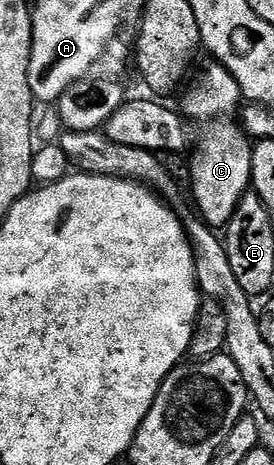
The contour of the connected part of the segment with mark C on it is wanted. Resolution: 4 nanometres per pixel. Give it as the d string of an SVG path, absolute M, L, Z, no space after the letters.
M207 58L197 68L190 73L189 83L181 92L181 112L193 125L195 135L193 151L190 153L191 196L199 207L197 212L203 223L212 230L223 230L233 218L241 198L251 188L253 144L243 133L242 123L237 119L241 112L241 93L237 78L233 78L225 65L214 58Z

